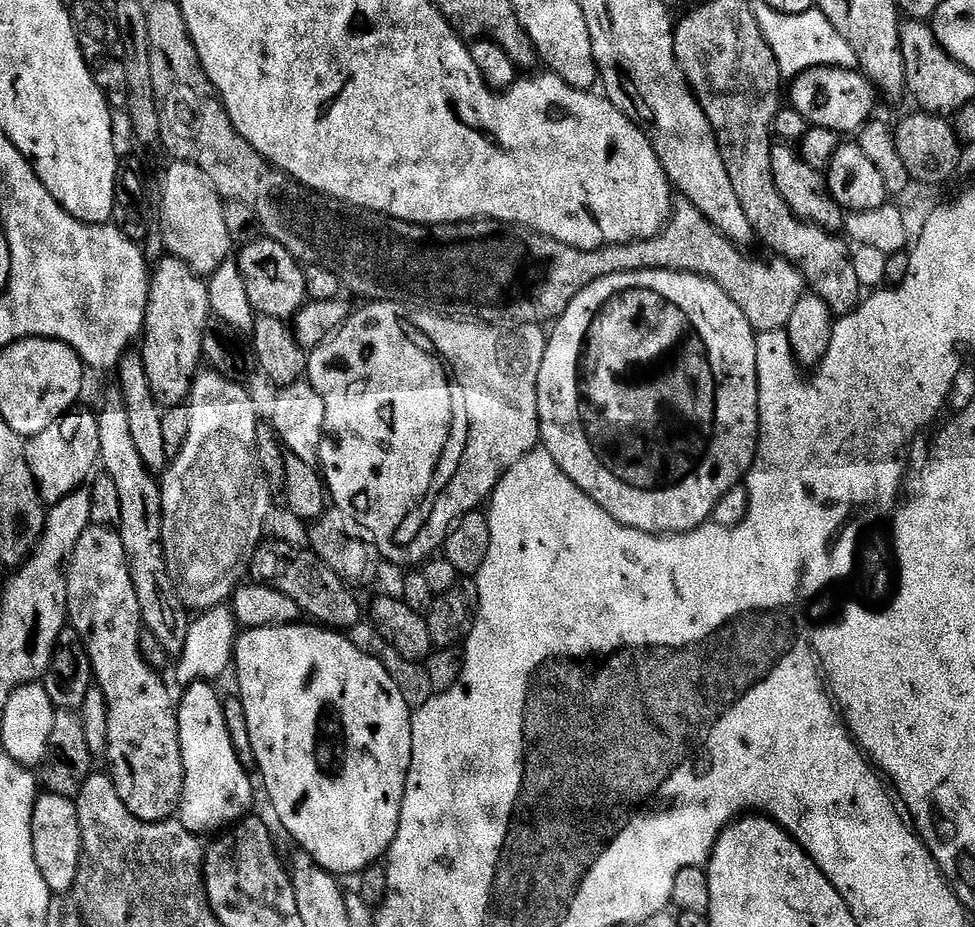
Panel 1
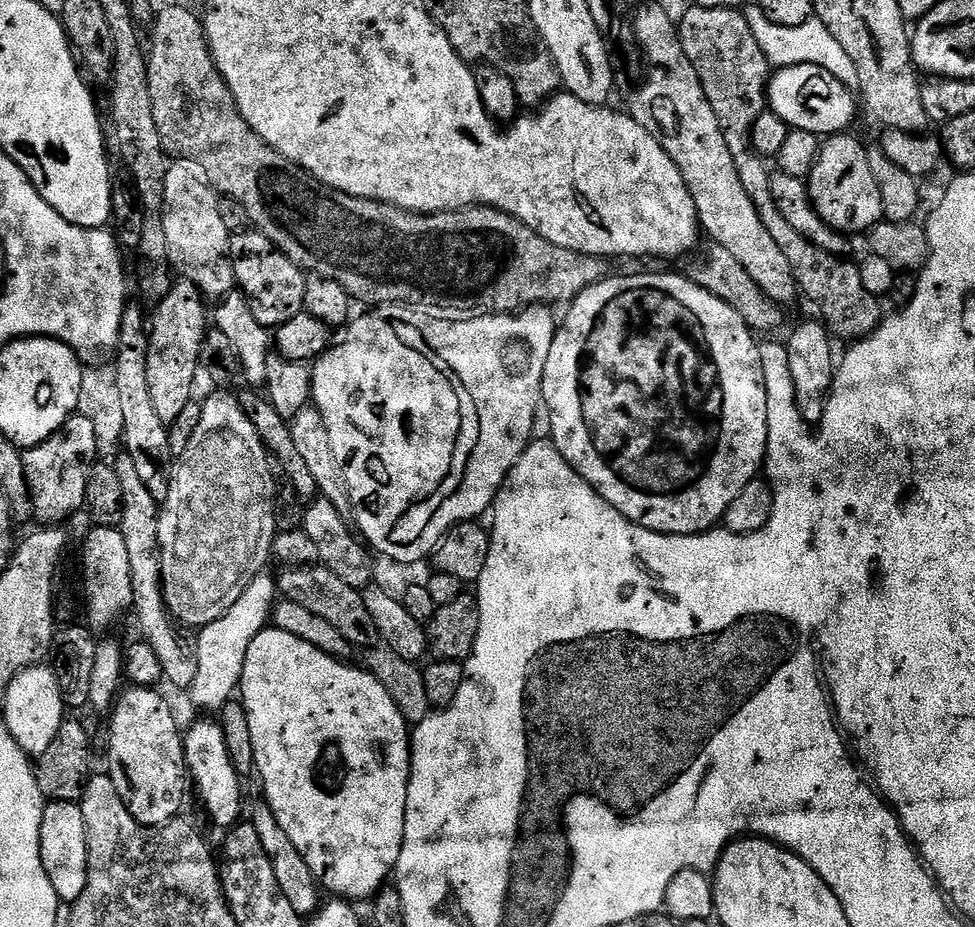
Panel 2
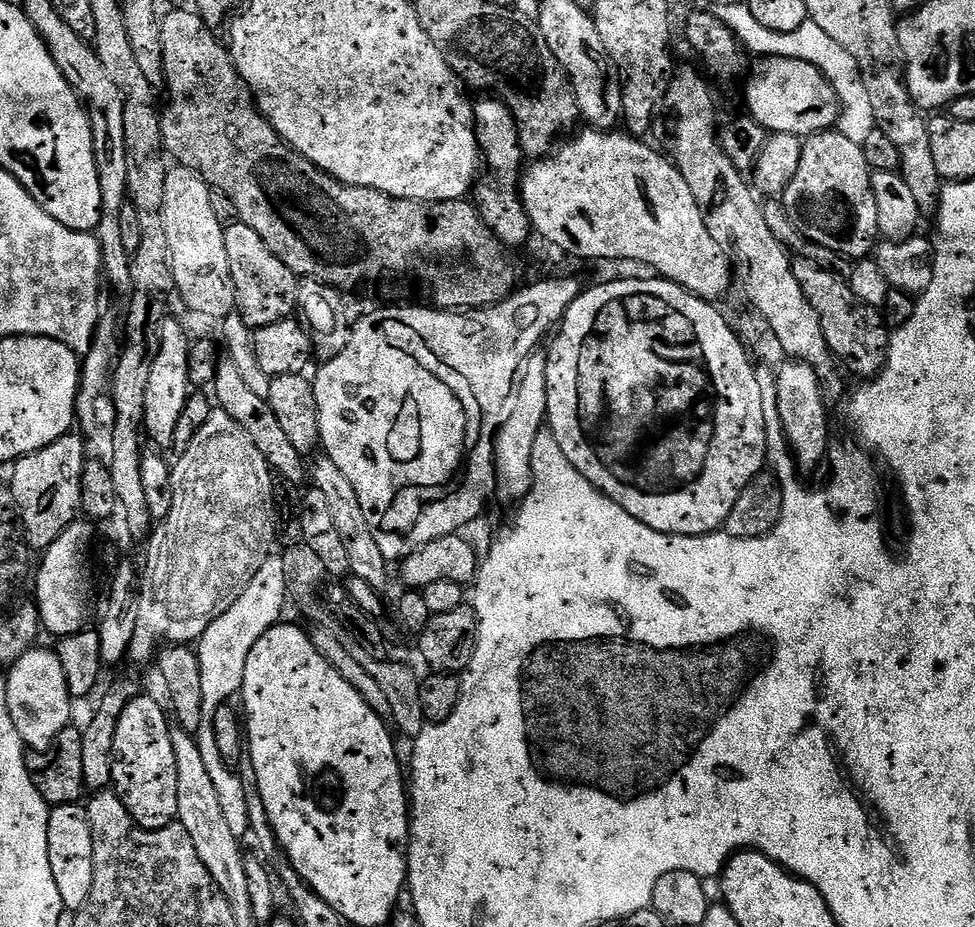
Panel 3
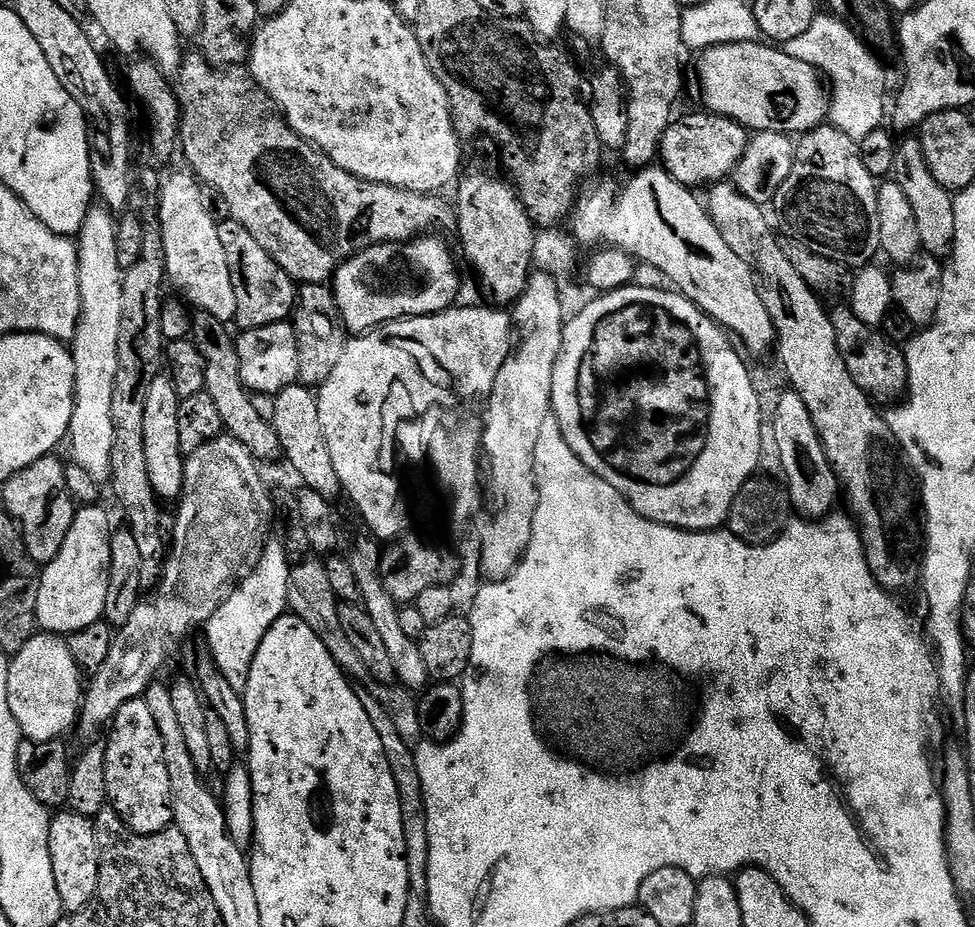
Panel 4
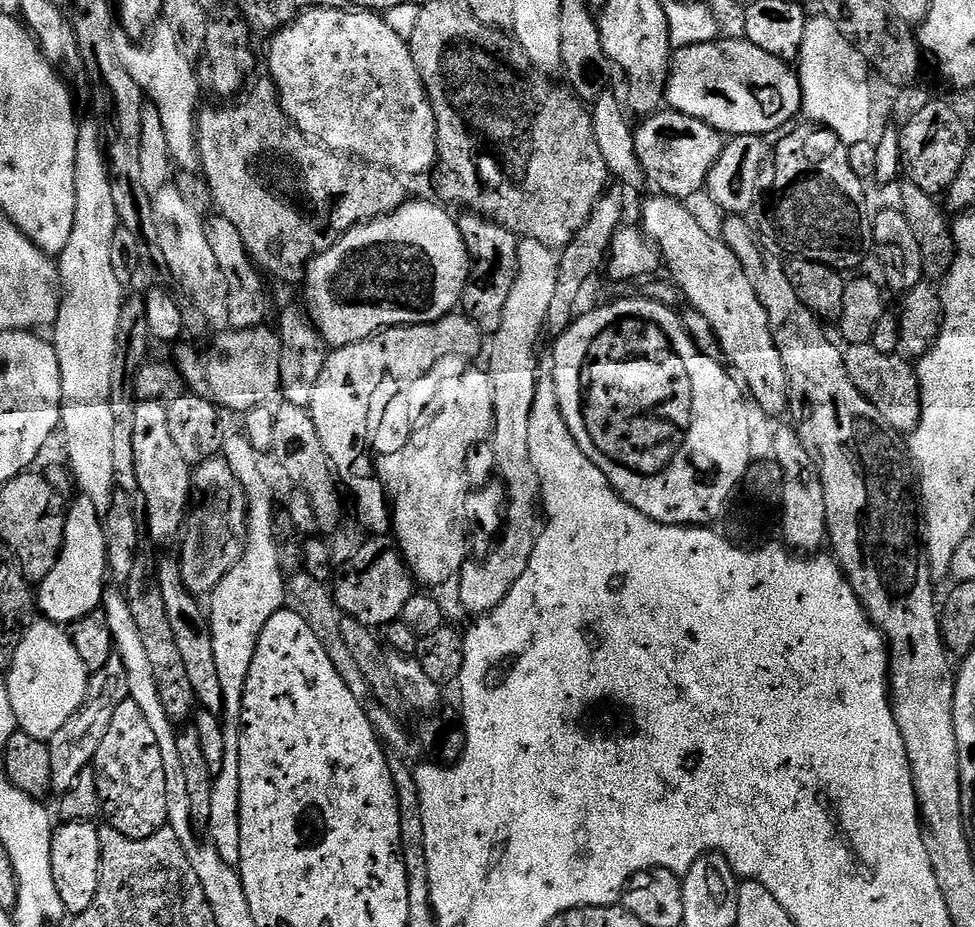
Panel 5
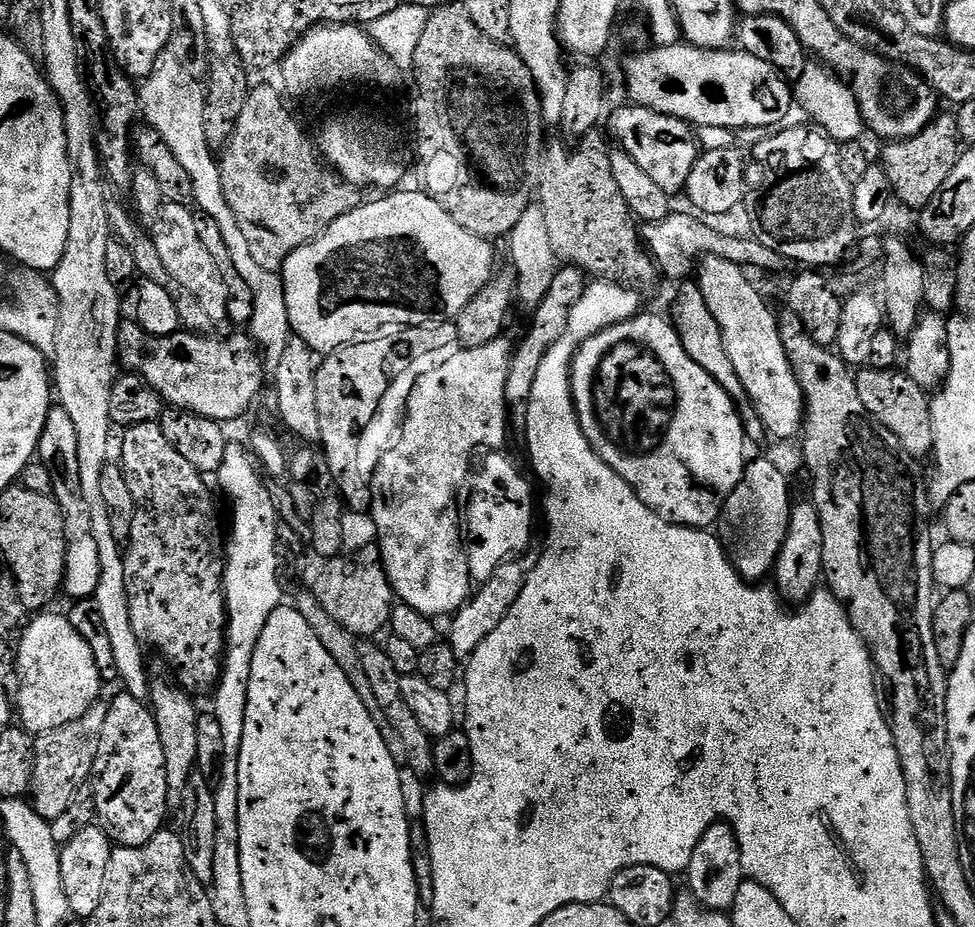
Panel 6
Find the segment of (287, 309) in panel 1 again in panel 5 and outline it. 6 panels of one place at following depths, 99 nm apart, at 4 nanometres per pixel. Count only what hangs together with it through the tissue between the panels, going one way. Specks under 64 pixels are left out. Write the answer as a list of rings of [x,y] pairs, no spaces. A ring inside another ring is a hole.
[[[219,214],[207,217],[204,229],[206,242],[210,242],[210,250],[214,250],[214,258],[218,258],[218,266],[222,266],[222,275],[226,278],[228,324],[236,330],[261,327],[268,316],[268,288],[264,285],[265,277],[261,269],[246,250],[242,234],[238,234],[237,228],[230,223],[230,218]]]

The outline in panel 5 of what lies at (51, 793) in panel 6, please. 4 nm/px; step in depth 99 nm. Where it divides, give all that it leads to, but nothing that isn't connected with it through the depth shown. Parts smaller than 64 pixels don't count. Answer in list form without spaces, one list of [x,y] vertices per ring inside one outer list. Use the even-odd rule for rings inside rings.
[[[114,654],[110,658],[110,662],[106,662],[106,666],[102,666],[102,670],[91,673],[90,692],[92,697],[84,707],[74,713],[70,722],[66,722],[66,726],[62,726],[62,730],[58,730],[58,734],[54,734],[52,739],[47,741],[50,750],[53,793],[69,792],[74,786],[74,782],[78,782],[80,775],[95,761],[98,746],[102,742],[102,738],[106,738],[106,730],[110,730],[114,710],[118,710],[118,706],[122,706],[122,702],[126,702],[130,698],[126,670],[118,655]]]

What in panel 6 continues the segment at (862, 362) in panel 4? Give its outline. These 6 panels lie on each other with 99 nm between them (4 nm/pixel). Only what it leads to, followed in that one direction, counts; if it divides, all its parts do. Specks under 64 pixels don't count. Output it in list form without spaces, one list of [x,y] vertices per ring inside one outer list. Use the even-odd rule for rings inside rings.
[[[864,366],[855,373],[855,378],[862,406],[866,406],[868,413],[882,426],[886,426],[886,430],[890,430],[898,442],[902,442],[911,456],[921,458],[933,451],[936,431],[932,428],[930,396],[918,386],[918,382],[914,382],[914,378],[908,376],[907,371]]]

